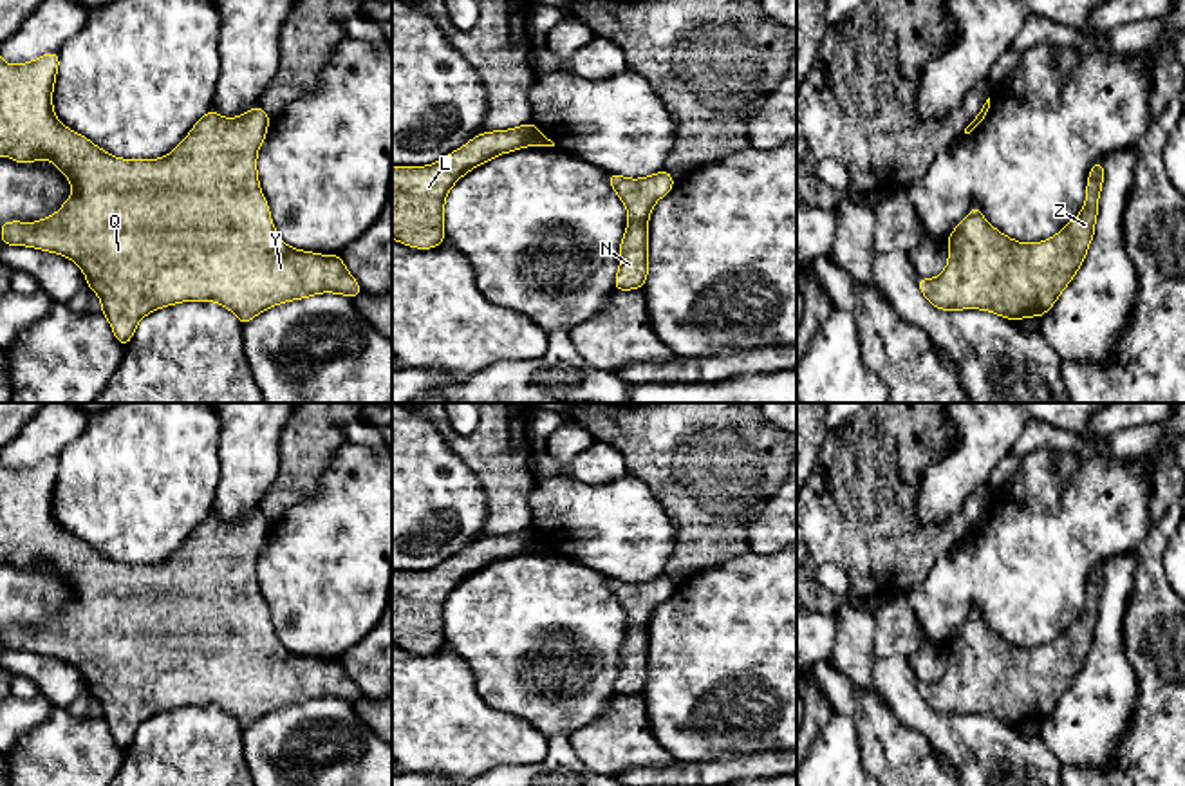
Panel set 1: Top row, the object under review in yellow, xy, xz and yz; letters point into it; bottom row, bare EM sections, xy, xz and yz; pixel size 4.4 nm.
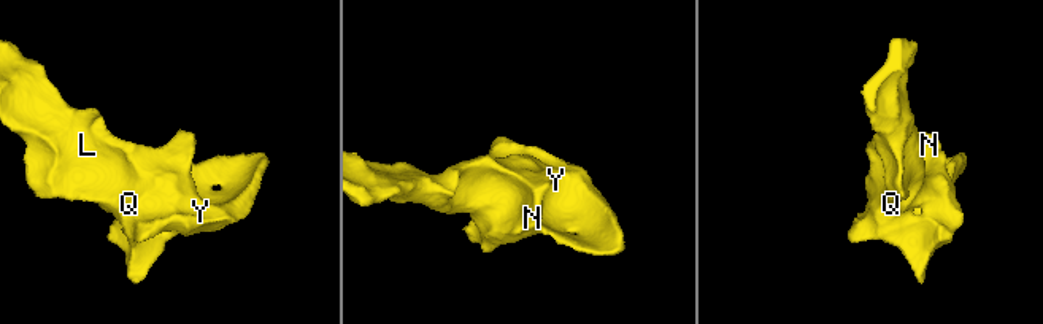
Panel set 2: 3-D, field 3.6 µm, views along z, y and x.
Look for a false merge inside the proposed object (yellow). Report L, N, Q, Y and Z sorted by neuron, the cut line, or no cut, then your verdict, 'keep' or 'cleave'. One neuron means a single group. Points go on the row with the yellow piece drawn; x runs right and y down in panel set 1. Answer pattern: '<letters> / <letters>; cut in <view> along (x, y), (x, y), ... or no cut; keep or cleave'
L N Q Y Z; no cut; keep

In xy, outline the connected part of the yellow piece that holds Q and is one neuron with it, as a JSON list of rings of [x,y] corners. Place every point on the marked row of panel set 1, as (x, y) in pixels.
[[[56,51],[18,65],[0,58],[0,155],[14,163],[49,159],[72,186],[70,199],[54,215],[38,222],[4,222],[0,235],[5,246],[36,248],[74,260],[85,273],[87,287],[101,298],[101,313],[123,347],[132,340],[139,320],[164,305],[219,302],[246,325],[262,311],[289,300],[320,293],[356,298],[363,293],[340,255],[294,249],[276,233],[257,172],[258,148],[271,123],[260,105],[235,119],[208,110],[166,157],[121,159],[58,121],[52,108],[58,65]]]

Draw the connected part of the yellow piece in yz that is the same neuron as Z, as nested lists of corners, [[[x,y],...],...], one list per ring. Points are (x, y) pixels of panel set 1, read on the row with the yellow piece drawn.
[[[1104,164],[1089,170],[1086,204],[1055,237],[1024,244],[997,231],[972,206],[947,237],[948,264],[936,278],[918,278],[941,311],[983,309],[1019,322],[1048,313],[1080,269],[1095,237]]]

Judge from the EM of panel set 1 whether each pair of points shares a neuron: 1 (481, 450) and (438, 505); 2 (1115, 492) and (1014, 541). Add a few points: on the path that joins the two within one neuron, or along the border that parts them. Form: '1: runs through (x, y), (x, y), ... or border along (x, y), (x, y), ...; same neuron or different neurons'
1: border along (439, 434), (475, 476), (486, 505); different neurons
2: runs through (1091, 514), (1081, 521), (1050, 530), (1039, 541); same neuron

